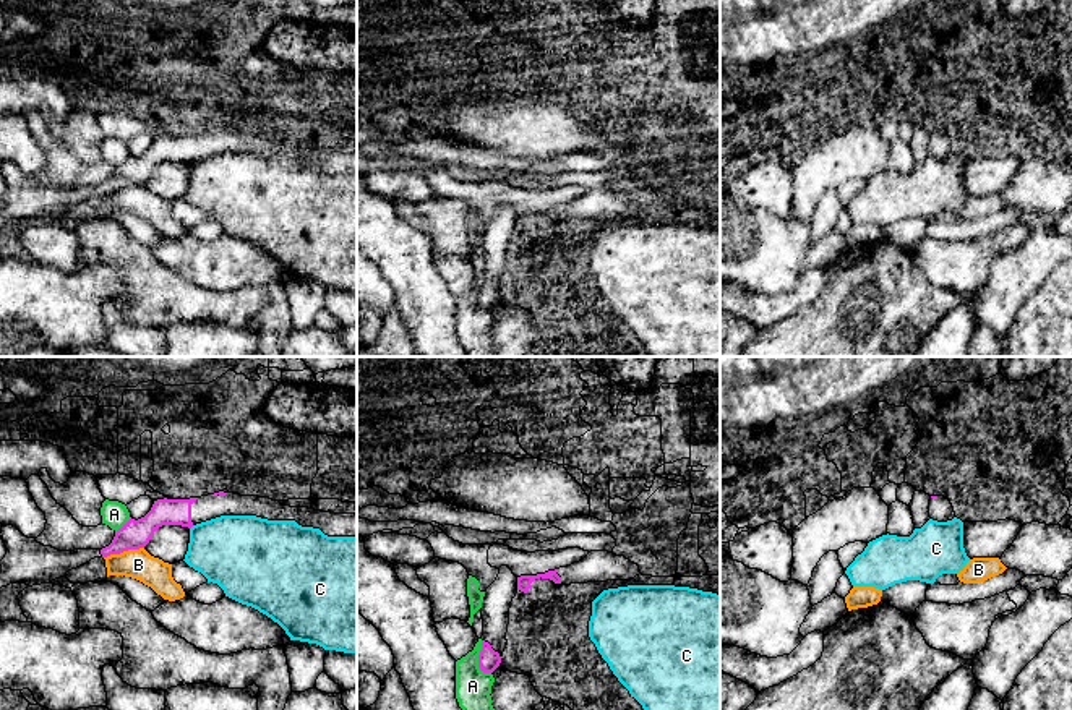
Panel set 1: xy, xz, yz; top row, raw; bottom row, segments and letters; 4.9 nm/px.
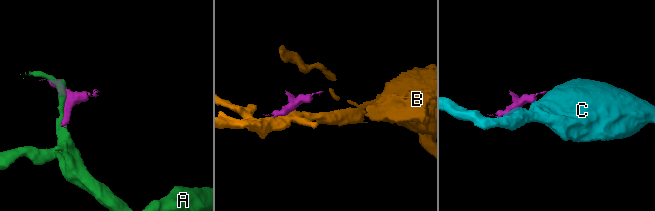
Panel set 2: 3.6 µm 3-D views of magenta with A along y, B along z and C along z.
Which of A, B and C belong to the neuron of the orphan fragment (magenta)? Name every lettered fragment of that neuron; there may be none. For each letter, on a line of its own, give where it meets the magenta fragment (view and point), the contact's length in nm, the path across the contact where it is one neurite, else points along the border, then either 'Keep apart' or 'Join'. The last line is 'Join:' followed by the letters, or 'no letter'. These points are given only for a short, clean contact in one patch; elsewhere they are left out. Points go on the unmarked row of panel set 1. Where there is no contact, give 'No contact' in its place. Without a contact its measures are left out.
A: Touches magenta at xz (479, 297). Shared border 180 nm. Keep apart
B: Touches magenta at xy (124, 187). Shared border 200 nm. Boundary: xy (143, 183), (111, 190), (104, 195). Keep apart
C: No contact. Keep apart
Join: no letter

